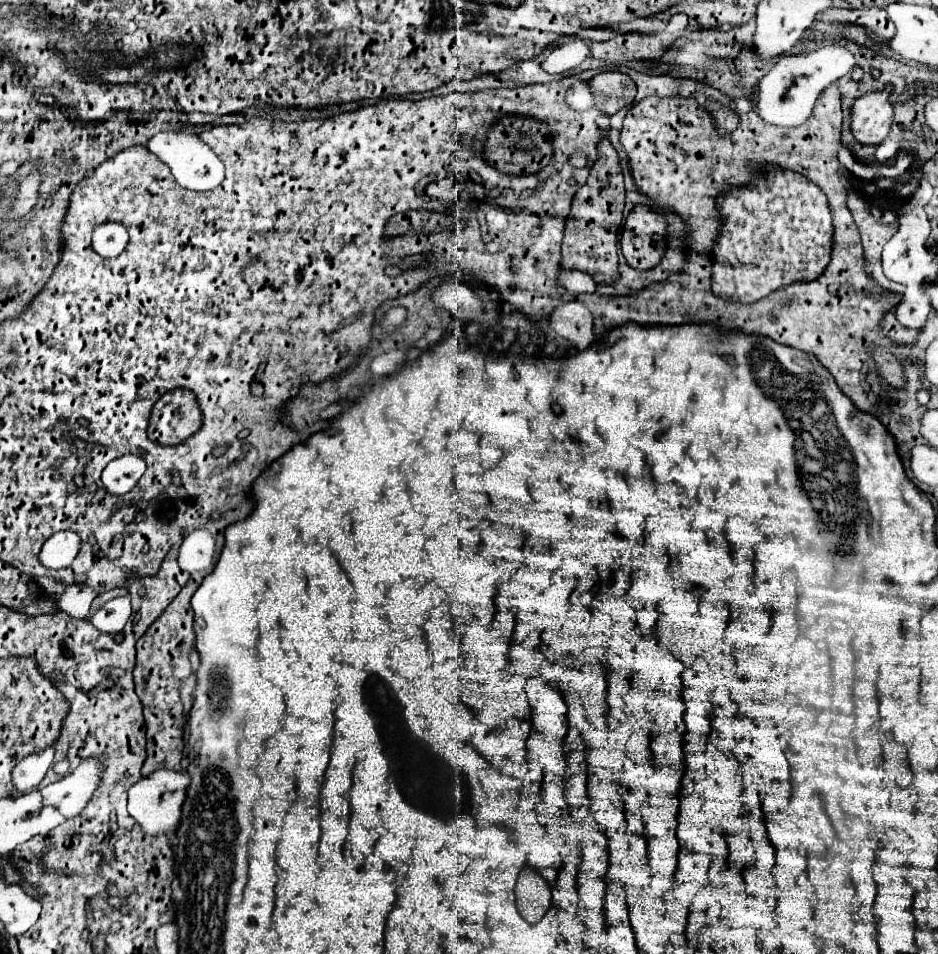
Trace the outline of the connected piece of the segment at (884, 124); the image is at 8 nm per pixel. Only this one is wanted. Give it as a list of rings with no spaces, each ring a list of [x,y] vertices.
[[[866,93],[852,105],[850,129],[858,143],[876,145],[888,137],[892,119],[894,115],[888,93]]]

